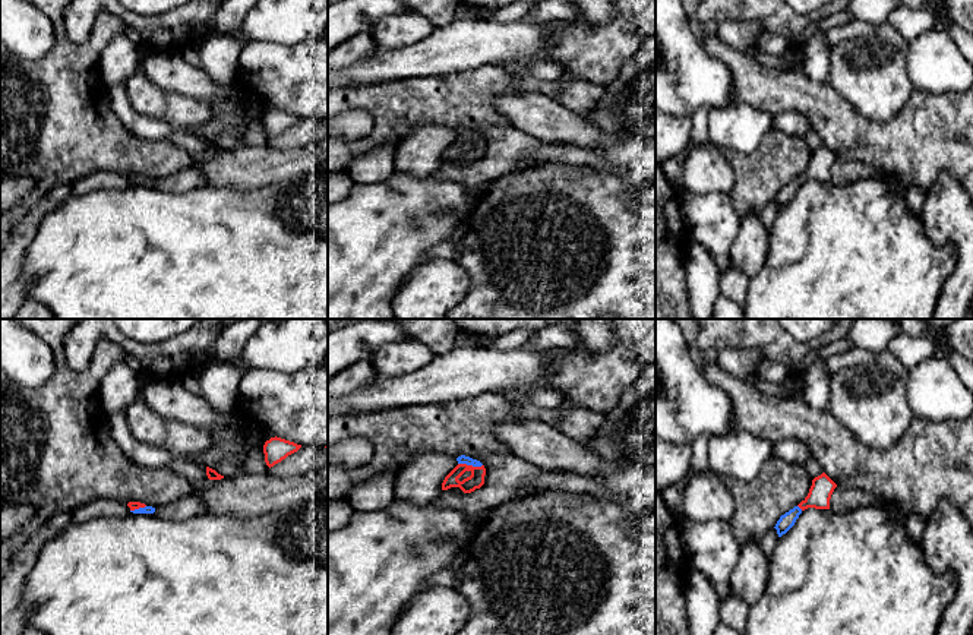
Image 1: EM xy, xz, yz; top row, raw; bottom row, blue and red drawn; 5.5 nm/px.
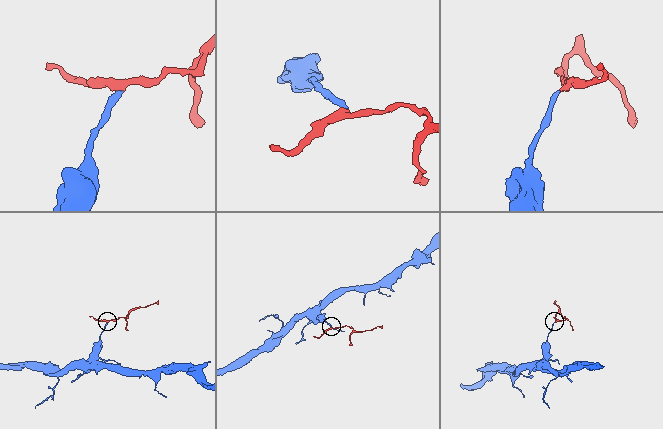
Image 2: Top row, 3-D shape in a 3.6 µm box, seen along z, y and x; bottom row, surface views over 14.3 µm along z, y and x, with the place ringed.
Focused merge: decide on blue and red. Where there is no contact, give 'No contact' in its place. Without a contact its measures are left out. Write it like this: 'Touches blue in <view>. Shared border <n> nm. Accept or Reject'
Touches blue in xz. Shared border 140 nm. Accept

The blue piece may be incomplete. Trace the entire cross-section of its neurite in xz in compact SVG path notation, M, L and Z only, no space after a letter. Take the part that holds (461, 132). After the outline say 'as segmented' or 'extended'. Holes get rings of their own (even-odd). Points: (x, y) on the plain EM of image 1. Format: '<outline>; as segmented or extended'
M461 127L457 130L458 138L445 149L442 162L459 159L464 165L471 165L484 157L484 138L470 129Z; extended

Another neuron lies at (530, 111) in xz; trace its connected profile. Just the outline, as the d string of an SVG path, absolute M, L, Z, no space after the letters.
M522 89L521 92L500 94L493 104L511 126L547 145L593 149L619 142L617 138L606 135L582 116L538 91Z

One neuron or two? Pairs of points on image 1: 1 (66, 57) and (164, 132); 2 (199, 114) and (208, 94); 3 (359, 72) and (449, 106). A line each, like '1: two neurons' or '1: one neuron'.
1: two neurons
2: two neurons
3: two neurons

